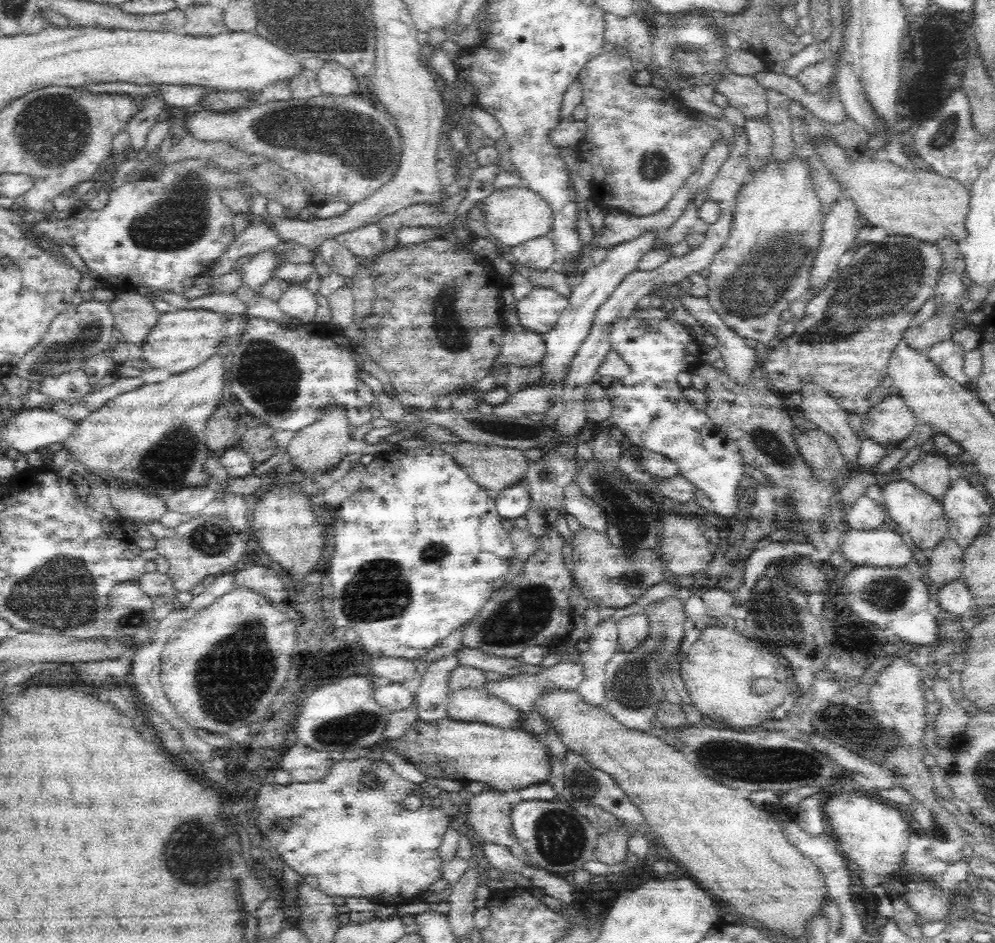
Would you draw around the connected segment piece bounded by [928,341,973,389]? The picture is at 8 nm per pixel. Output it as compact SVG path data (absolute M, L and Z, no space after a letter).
M957 343L936 344L928 352L929 359L952 380L963 387L972 389L970 379L964 374L964 348Z

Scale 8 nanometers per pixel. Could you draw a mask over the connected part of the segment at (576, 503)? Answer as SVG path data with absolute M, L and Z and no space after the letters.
M570 482L564 488L563 505L567 509L567 514L572 514L577 518L581 528L600 532L600 534L608 530L608 517L604 509L586 496L576 482Z

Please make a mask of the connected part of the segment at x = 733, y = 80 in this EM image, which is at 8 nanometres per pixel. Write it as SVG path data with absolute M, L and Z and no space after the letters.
M719 73L719 84L715 91L723 94L727 106L740 110L745 120L767 116L767 94L754 76L734 73Z

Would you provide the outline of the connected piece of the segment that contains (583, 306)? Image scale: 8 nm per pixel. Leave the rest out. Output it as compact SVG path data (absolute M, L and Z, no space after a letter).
M646 232L638 238L614 245L611 249L608 249L608 254L603 261L594 262L594 266L588 272L584 272L578 284L571 290L569 306L562 312L557 323L544 337L545 355L541 361L541 367L542 376L545 380L562 382L562 378L565 378L572 366L573 358L590 333L594 315L600 309L600 306L610 298L612 292L618 288L620 282L628 274L637 271L638 262L648 250L651 250L654 242L658 242L658 234Z

